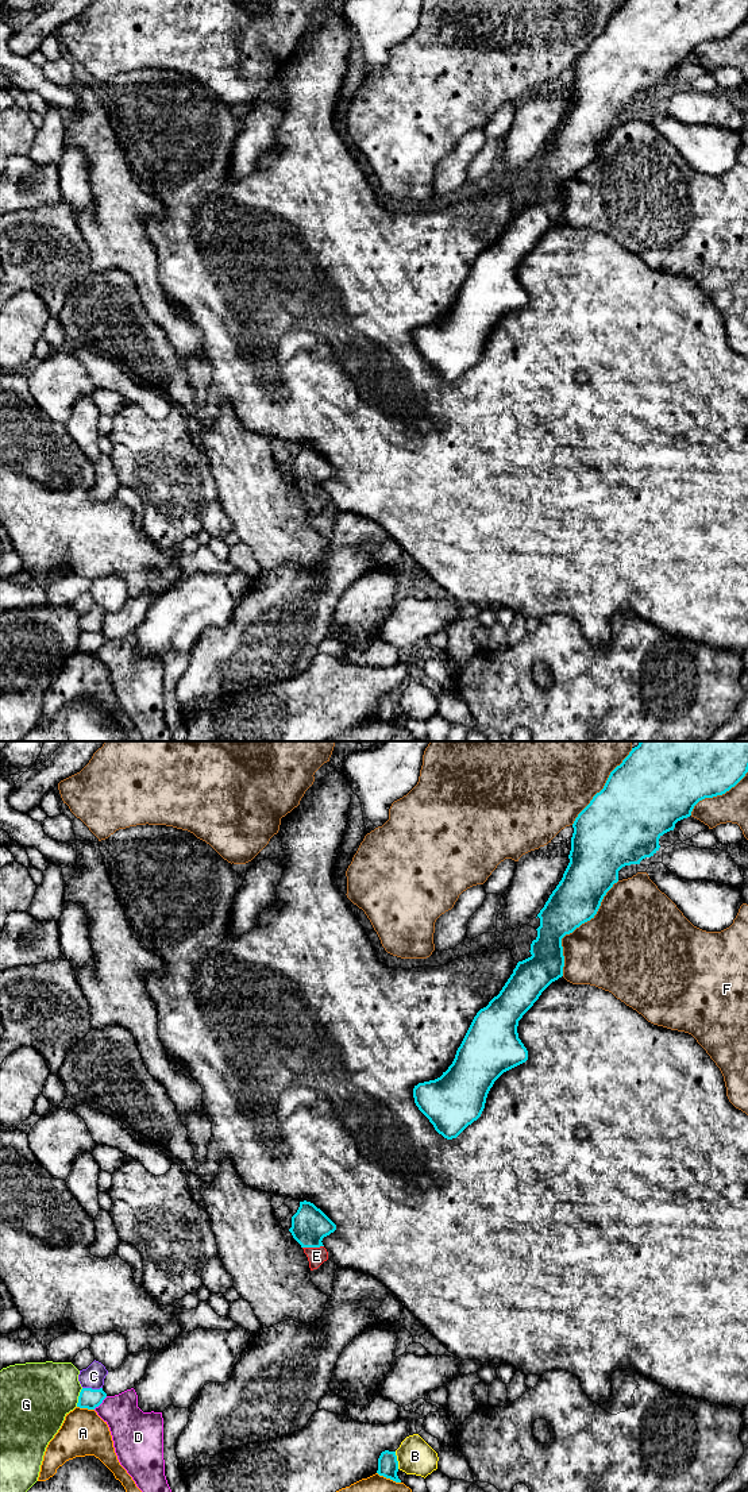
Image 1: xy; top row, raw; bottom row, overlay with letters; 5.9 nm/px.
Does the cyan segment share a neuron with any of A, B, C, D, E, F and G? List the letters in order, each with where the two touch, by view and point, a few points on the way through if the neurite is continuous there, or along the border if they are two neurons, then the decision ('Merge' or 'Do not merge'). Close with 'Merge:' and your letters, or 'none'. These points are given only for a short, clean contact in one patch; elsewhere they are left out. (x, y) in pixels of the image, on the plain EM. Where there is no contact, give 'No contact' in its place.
A: Touches cyan at xy (85, 651). Do not merge
B: Touches cyan at xy (396, 704). Do not merge
C: Touches cyan at xy (91, 632). Do not merge
D: Touches cyan at xy (100, 647). Do not merge
E: Touches cyan at xy (312, 490). Path across: xy (309, 469), (312, 490), (316, 500). Merge
F: Touches cyan at xy (577, 170). Do not merge
G: Touches cyan at xy (78, 642). Do not merge
Merge: E

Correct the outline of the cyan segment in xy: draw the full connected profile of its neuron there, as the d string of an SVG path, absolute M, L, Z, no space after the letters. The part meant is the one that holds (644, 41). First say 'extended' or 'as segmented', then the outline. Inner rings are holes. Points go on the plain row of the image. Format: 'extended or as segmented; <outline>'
as segmented; M626 0L610 16L604 32L593 41L572 68L570 107L562 124L537 158L540 170L536 173L537 181L531 188L529 196L532 200L517 207L500 238L477 257L448 313L440 321L419 327L413 332L416 350L439 378L447 383L456 382L481 361L494 325L504 316L528 304L528 294L517 277L518 265L533 250L541 236L552 225L563 220L562 182L594 162L604 140L618 126L618 115L625 109L640 108L643 103L653 100L660 92L659 82L664 77L674 74L678 65L690 61L699 45L725 38L747 16L748 0Z

